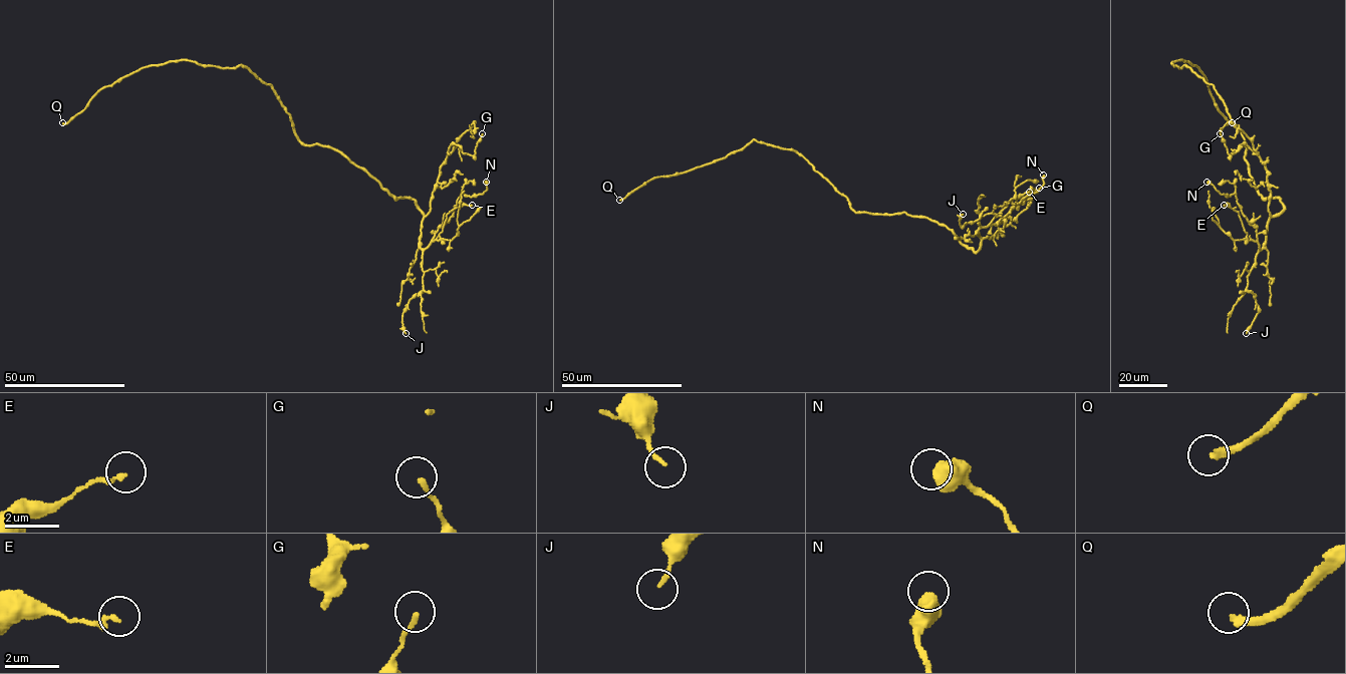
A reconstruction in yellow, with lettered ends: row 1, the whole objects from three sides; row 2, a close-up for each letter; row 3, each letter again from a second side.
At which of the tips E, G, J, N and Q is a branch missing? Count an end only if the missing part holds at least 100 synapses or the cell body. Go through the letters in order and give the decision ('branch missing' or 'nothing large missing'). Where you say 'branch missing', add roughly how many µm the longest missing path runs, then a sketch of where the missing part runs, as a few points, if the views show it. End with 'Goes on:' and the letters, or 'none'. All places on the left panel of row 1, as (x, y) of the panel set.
E: nothing large missing
G: nothing large missing
J: nothing large missing
N: nothing large missing
Q: branch missing | 80 µm
Goes on: Q

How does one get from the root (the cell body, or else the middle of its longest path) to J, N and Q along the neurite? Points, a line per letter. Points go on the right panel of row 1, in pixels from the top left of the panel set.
J: (1244, 137), (1256, 191), (1284, 207), (1270, 218), (1247, 278), (1258, 313), (1246, 333)
N: (1244, 137), (1256, 191), (1284, 207), (1270, 218), (1261, 249), (1236, 195), (1227, 197), (1206, 182)
Q: (1244, 137), (1215, 87), (1188, 67), (1179, 68), (1171, 62), (1186, 60), (1199, 69), (1215, 106), (1232, 122)

